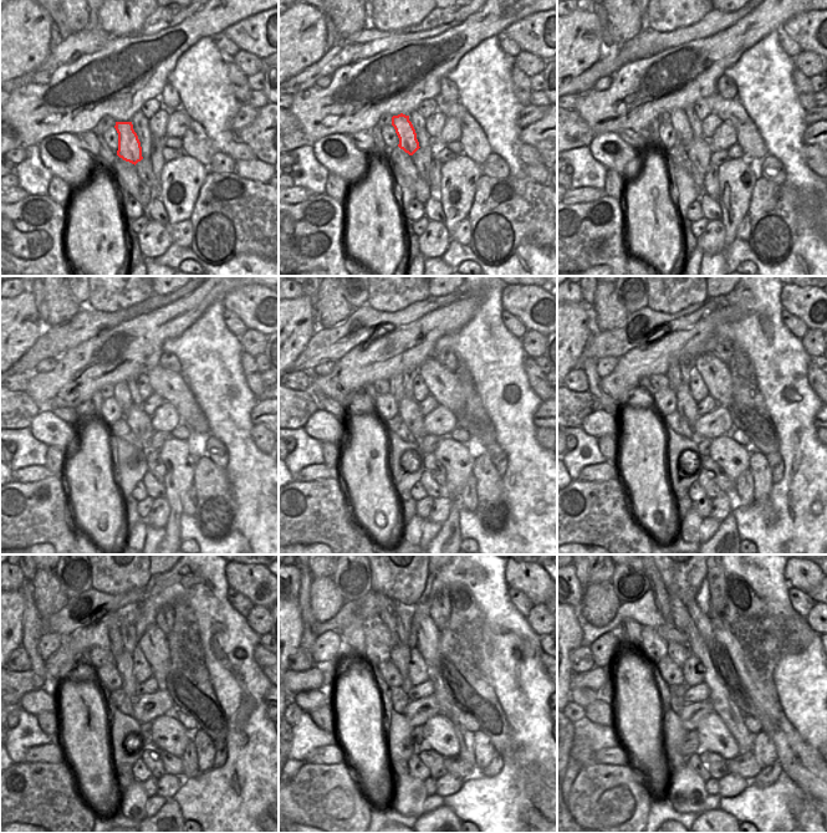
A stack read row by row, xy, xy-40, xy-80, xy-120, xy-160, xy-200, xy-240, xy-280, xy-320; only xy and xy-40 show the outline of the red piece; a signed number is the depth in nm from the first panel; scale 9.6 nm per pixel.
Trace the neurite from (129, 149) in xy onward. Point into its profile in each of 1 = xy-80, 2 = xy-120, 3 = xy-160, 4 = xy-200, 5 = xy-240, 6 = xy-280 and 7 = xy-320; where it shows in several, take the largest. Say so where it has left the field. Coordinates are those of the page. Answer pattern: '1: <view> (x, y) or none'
1: xy-80 (678, 118)
2: xy-120 (121, 393)
3: xy-160 (397, 383)
4: xy-200 (673, 374)
5: xy-240 (116, 648)
6: xy-280 (387, 616)
7: xy-320 (662, 597)

